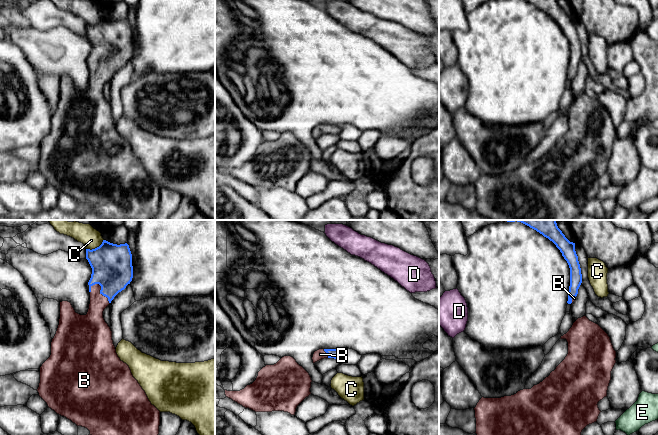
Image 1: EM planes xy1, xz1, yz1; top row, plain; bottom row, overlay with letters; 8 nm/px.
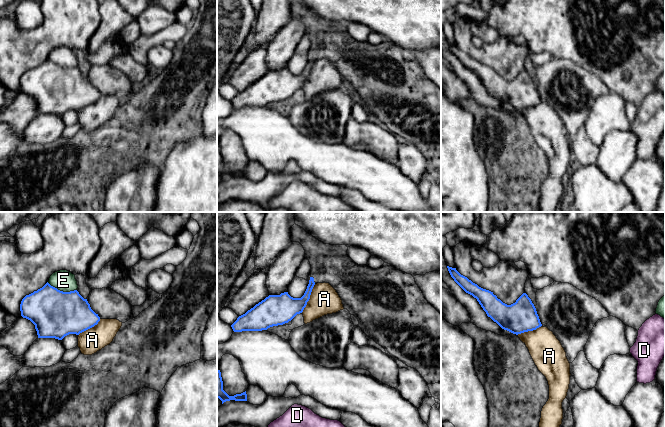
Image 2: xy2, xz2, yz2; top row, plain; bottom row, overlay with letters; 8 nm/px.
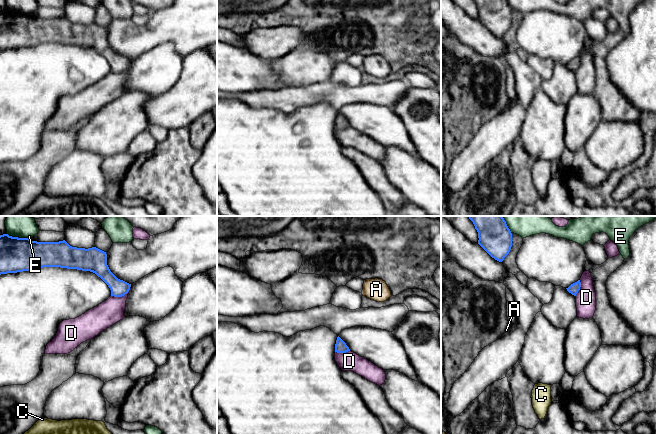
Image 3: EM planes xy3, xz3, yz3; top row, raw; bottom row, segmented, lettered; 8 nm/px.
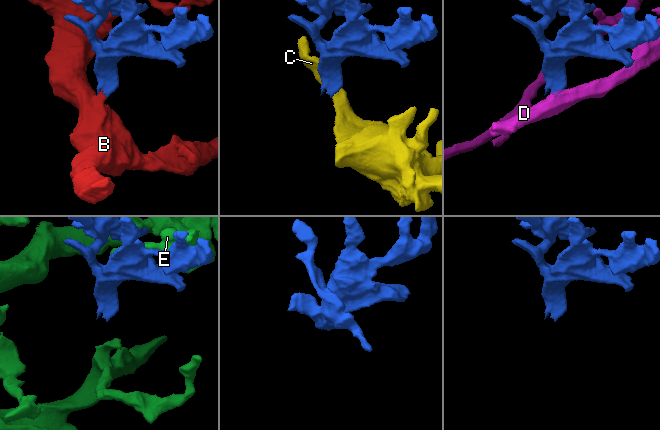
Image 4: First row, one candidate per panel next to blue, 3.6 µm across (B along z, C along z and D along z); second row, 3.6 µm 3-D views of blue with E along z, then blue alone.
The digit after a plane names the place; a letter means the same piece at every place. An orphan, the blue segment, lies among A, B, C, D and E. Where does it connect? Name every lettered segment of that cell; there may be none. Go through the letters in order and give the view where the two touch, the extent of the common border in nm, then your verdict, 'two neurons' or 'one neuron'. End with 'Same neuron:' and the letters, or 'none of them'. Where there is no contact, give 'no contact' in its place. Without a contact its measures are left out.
A: xz2 | 260 nm | two neurons
B: xy1 | 220 nm | one neuron
C: xy1 | 170 nm | two neurons
D: xy3 | 150 nm | two neurons
E: xy2 | 240 nm | two neurons
Same neuron: B

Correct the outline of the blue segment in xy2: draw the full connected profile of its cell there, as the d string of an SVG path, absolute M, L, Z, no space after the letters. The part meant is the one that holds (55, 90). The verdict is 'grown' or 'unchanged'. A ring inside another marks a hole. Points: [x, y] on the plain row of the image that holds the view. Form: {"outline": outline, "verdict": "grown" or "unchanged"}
{"outline": "M48 58L22 75L20 87L35 101L38 114L62 116L69 110L79 111L100 97L77 66L63 68Z", "verdict": "unchanged"}

